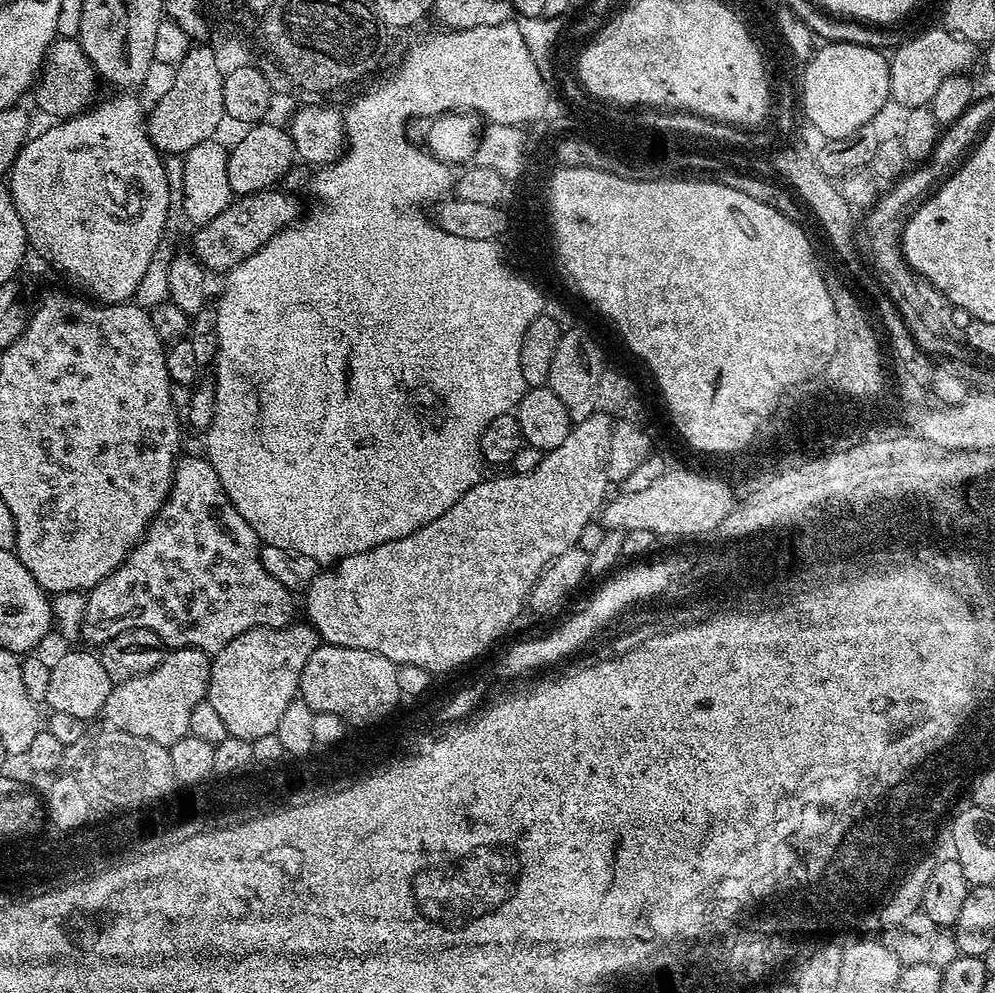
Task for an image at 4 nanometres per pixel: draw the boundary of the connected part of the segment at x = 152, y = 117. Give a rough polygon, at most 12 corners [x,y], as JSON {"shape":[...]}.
{"shape":[[192,46],[180,81],[146,116],[161,154],[189,152],[225,123],[224,77]]}

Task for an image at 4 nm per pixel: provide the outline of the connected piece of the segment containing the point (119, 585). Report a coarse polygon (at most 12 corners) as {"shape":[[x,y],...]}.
{"shape":[[181,455],[79,639],[215,654],[293,593],[212,463]]}

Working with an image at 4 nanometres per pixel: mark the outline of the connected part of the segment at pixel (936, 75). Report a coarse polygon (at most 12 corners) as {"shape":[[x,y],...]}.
{"shape":[[940,26],[890,56],[891,99],[931,105],[978,52]]}

